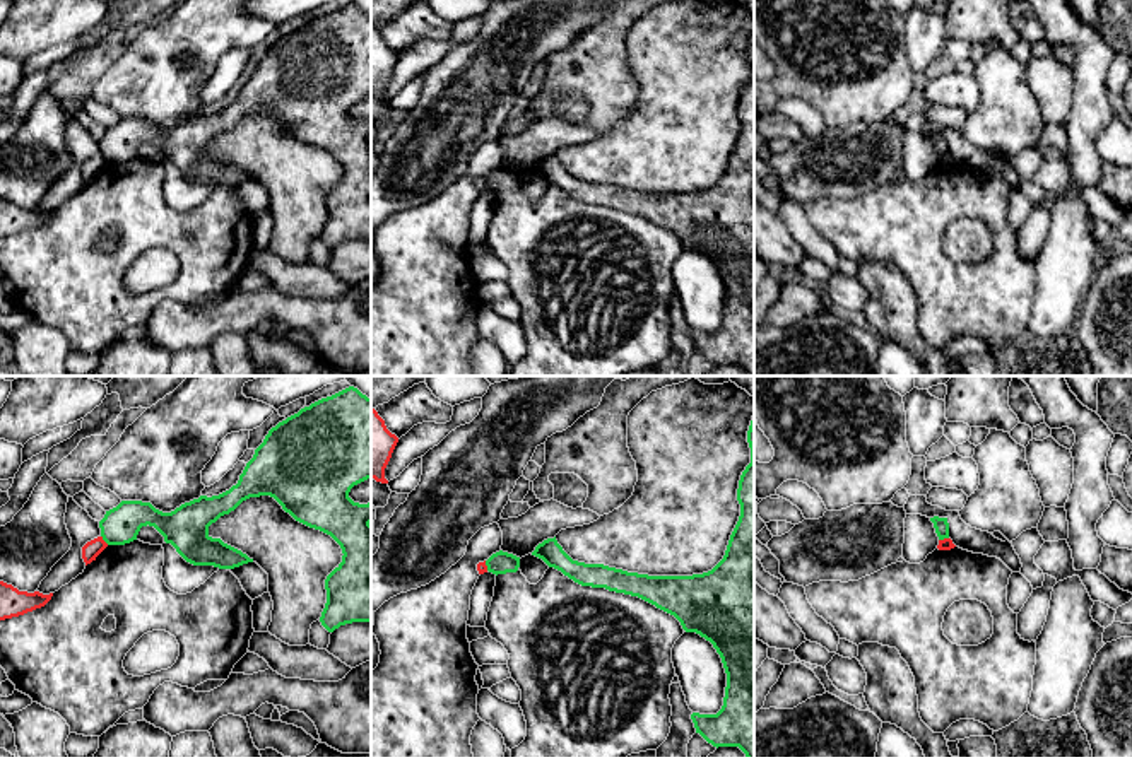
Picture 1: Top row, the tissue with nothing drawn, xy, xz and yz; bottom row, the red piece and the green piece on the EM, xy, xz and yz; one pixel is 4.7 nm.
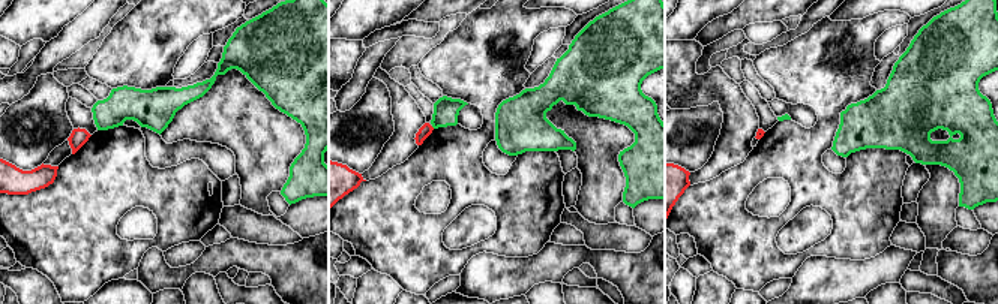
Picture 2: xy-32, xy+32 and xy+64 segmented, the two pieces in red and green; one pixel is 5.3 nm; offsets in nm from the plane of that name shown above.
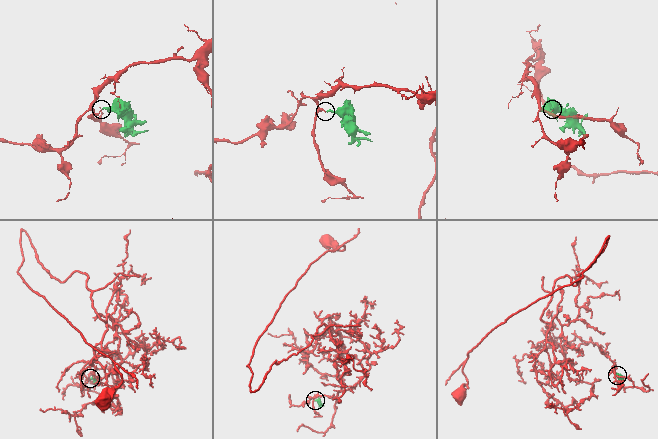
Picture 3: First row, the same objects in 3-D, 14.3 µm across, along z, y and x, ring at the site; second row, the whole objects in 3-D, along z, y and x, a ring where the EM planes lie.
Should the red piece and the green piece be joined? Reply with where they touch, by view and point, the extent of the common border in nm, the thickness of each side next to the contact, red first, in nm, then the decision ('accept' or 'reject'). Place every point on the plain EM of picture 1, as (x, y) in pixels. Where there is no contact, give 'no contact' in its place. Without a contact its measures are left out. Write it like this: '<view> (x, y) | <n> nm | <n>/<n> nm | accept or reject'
xy (103, 158) | 60 nm | 80/180 nm | reject

